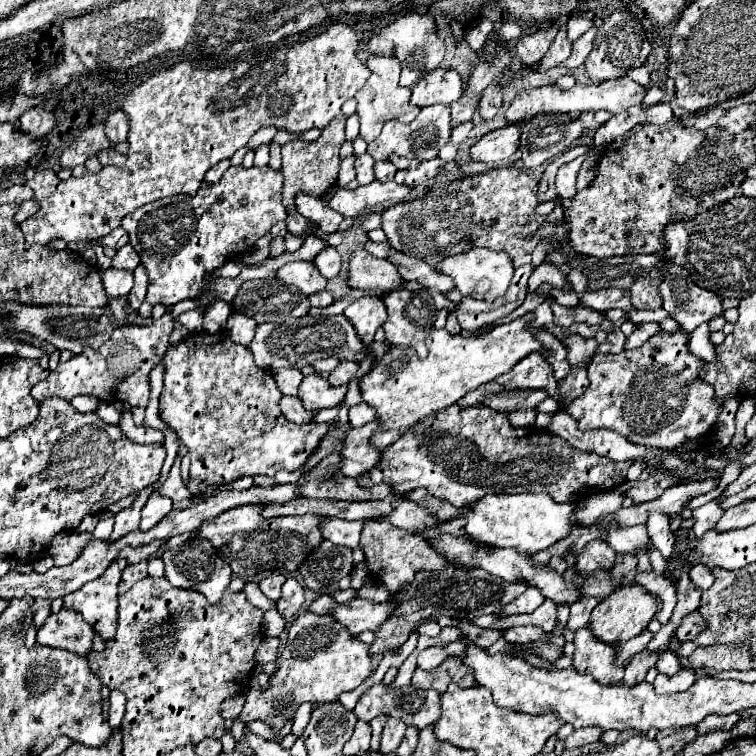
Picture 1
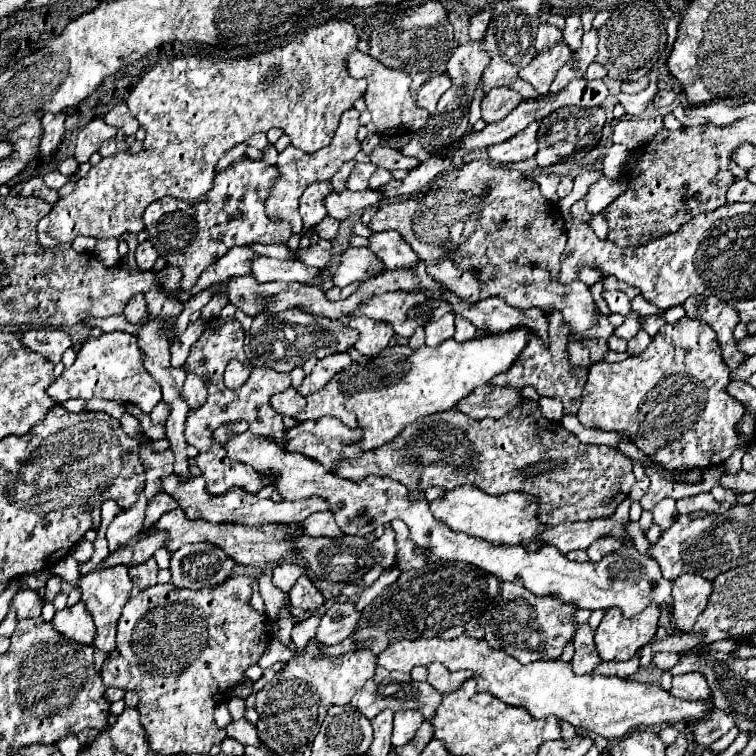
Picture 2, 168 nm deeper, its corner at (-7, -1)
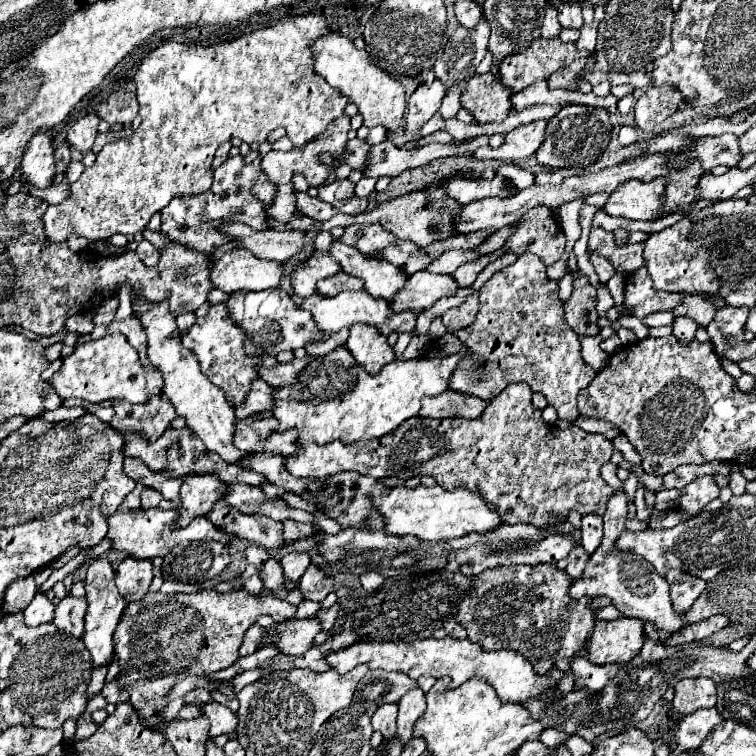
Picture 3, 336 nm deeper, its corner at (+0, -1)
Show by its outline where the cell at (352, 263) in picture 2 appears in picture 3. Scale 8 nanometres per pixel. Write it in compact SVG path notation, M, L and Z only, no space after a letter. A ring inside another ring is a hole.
M314 250L312 258L292 274L292 286L300 298L308 298L316 292L316 282L338 274L338 262L328 252Z

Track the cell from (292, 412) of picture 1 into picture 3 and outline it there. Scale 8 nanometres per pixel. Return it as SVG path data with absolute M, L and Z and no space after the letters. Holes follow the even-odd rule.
M254 380L246 400L236 408L236 418L246 418L254 412L264 412L270 408L274 408L274 386L264 380Z

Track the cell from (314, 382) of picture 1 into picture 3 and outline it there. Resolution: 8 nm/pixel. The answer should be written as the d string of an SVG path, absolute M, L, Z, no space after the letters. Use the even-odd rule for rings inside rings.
M336 348L326 356L312 360L298 376L294 386L276 388L274 416L280 422L278 430L298 428L304 442L326 444L340 440L344 444L362 438L384 436L398 428L404 420L418 416L422 398L434 398L450 390L450 378L466 352L456 352L446 358L412 358L392 360L378 374L368 374L360 364L346 370L346 348Z

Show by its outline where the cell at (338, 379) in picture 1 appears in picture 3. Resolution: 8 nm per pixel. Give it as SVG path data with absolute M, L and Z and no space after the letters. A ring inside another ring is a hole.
M306 356L302 360L292 360L290 364L276 364L274 368L262 368L260 378L266 380L268 384L274 384L274 388L290 386L298 378L298 372L302 372L302 366L306 368L308 360L314 360L314 358L316 356Z

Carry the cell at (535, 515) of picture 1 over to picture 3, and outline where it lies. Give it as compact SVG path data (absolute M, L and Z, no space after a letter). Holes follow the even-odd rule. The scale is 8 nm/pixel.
M440 486L432 488L392 488L388 496L376 498L374 506L386 516L386 532L394 536L418 536L420 540L438 542L438 540L450 540L460 538L470 532L492 532L502 524L502 518L494 508L478 496L478 492L470 492L468 488L454 488L444 490Z

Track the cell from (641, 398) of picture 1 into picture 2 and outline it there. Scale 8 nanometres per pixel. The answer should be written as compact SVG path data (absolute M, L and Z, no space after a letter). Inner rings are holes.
M683 318L675 324L667 324L649 344L649 348L637 356L629 356L623 362L595 362L589 368L589 378L583 388L581 408L577 418L583 426L629 432L641 452L645 452L657 466L665 470L691 470L723 464L745 440L737 432L737 424L747 412L745 404L727 394L729 368L721 358L715 332L703 320Z

